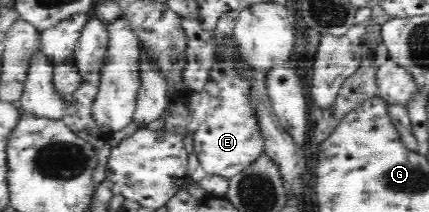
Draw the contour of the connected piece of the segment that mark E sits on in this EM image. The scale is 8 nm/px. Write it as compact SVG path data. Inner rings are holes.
M216 62L208 86L187 96L187 102L191 107L188 130L193 135L194 153L197 155L200 165L208 174L217 174L229 179L240 173L250 162L253 162L265 151L265 139L261 137L249 95L250 86L248 82L237 76L237 73L233 70L233 65Z

